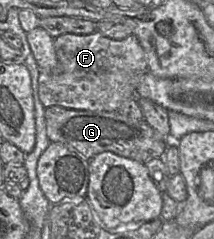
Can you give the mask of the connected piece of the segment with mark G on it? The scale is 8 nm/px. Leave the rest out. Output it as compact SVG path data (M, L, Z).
M50 106L45 108L45 123L51 143L61 143L88 160L97 154L111 152L145 164L151 159L160 158L167 149L166 141L146 121L130 119L118 111L93 112Z

